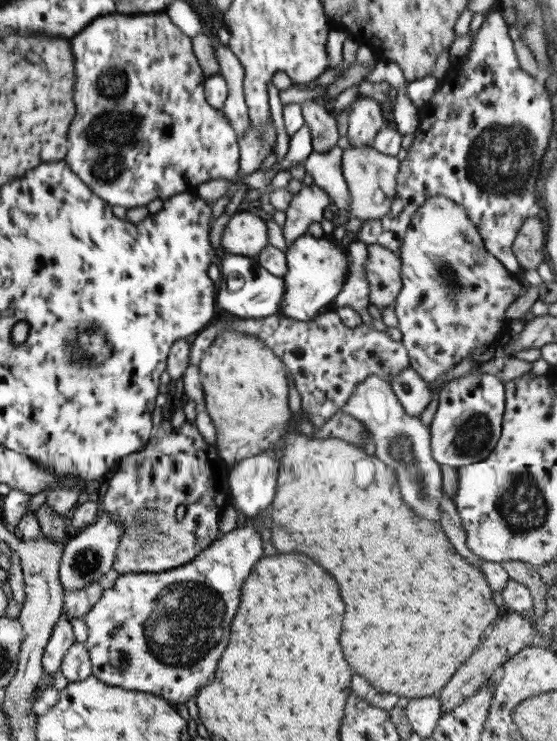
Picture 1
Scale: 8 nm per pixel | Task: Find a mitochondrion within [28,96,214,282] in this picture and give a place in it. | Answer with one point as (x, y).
(104, 170)

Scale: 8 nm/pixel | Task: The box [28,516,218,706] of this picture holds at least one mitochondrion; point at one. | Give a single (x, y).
(86, 562)

